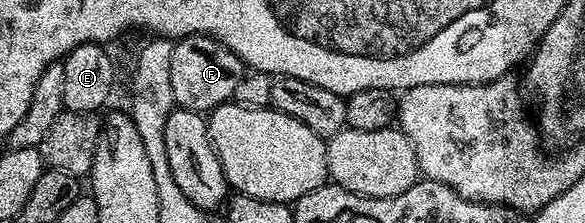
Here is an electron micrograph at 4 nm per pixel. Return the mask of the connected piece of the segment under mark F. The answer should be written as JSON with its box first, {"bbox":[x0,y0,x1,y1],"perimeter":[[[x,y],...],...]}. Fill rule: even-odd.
{"bbox":[171,35,247,113],"perimeter":[[[187,35],[173,44],[171,53],[171,93],[177,107],[208,113],[220,103],[230,102],[235,85],[247,74],[245,62],[210,35]]]}

